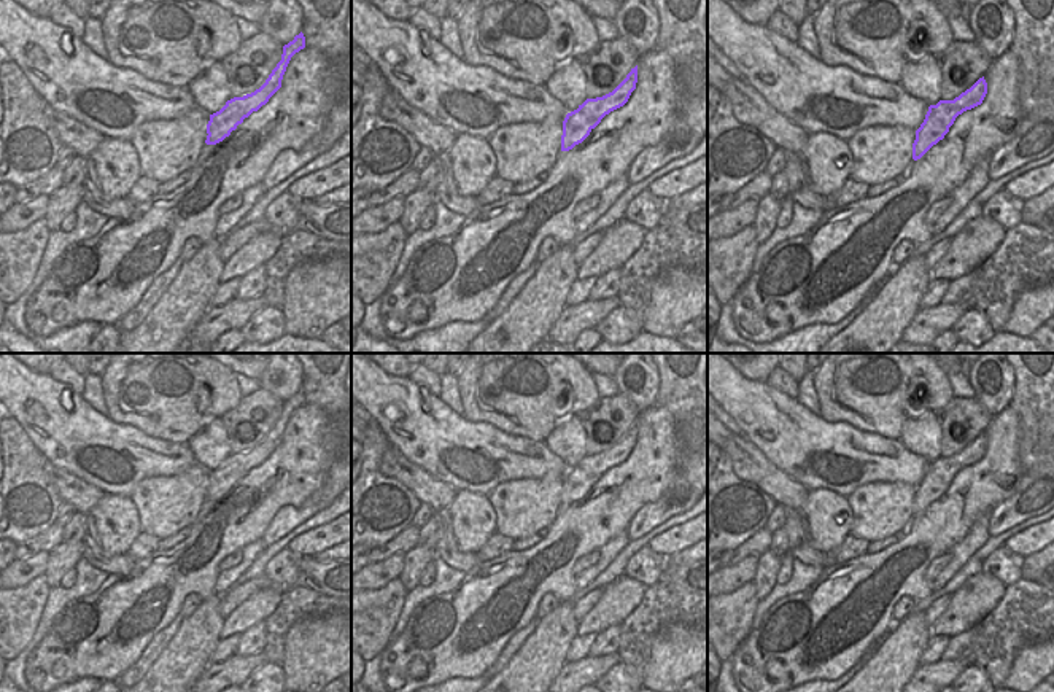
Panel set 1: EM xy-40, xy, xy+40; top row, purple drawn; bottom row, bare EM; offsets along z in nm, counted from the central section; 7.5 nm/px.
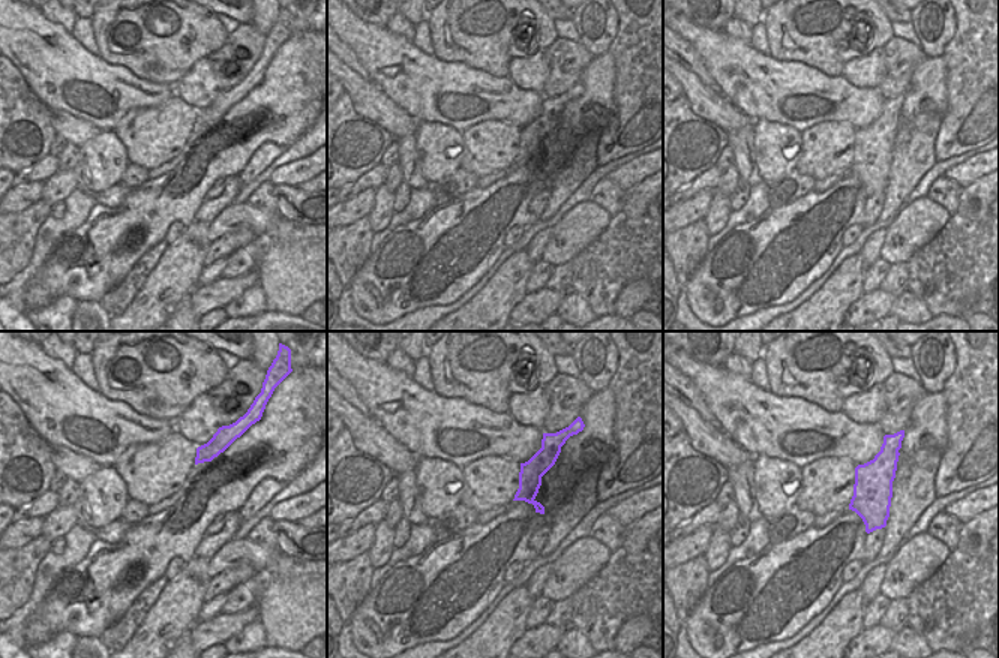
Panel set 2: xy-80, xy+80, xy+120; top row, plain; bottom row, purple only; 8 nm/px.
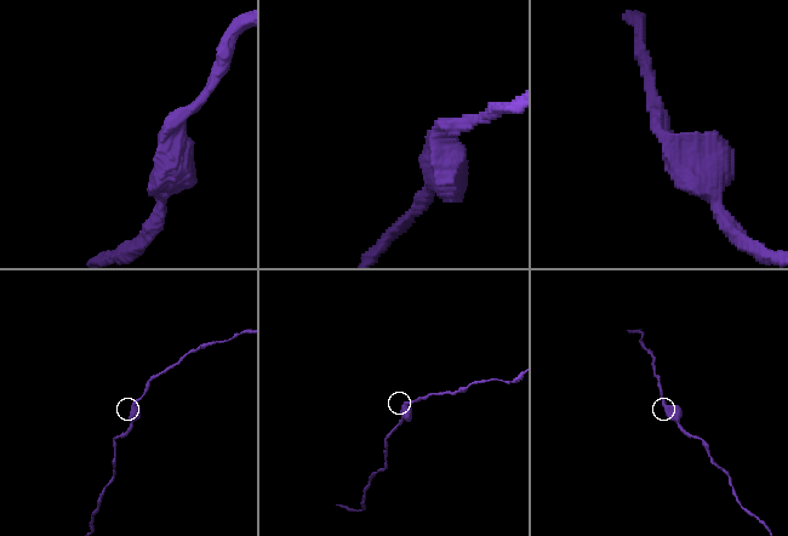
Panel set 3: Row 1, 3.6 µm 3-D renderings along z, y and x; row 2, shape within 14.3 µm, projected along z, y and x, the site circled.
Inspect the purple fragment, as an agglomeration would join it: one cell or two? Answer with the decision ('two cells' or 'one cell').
two cells

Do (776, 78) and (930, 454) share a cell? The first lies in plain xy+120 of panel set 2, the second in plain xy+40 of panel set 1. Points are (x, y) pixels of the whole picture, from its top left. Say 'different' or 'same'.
different

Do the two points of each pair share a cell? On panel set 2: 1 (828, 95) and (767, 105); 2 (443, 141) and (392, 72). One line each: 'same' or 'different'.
1: same
2: different

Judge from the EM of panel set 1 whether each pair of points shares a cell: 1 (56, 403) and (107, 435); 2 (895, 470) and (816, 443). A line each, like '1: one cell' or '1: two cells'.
1: one cell
2: one cell

